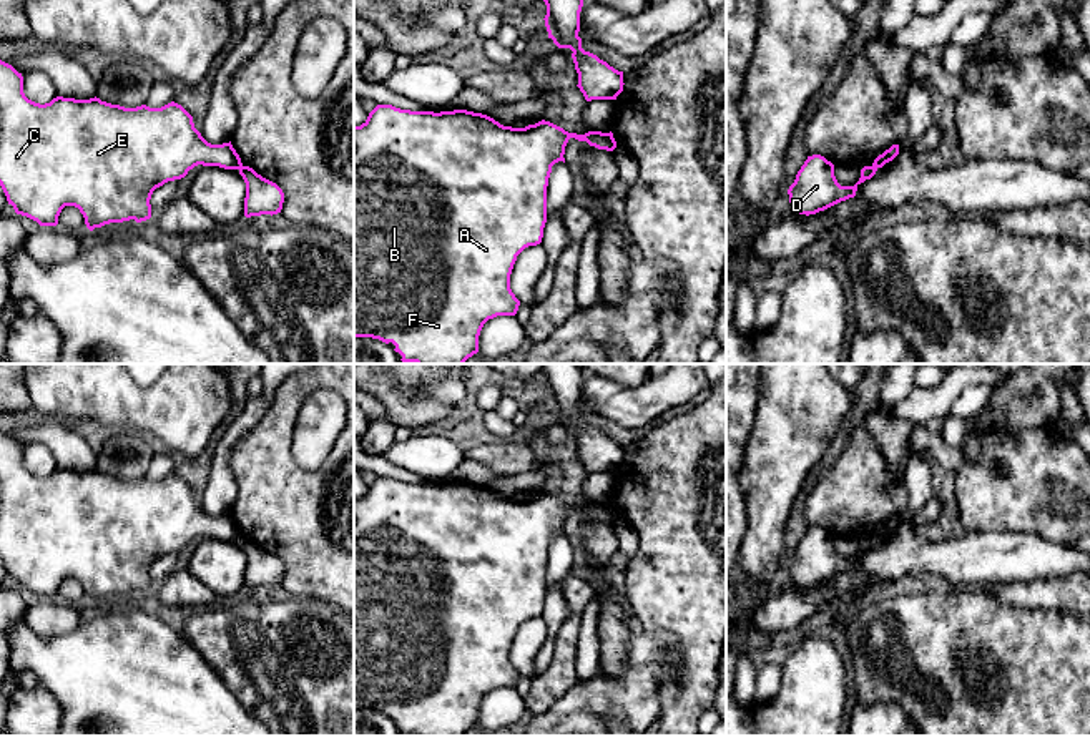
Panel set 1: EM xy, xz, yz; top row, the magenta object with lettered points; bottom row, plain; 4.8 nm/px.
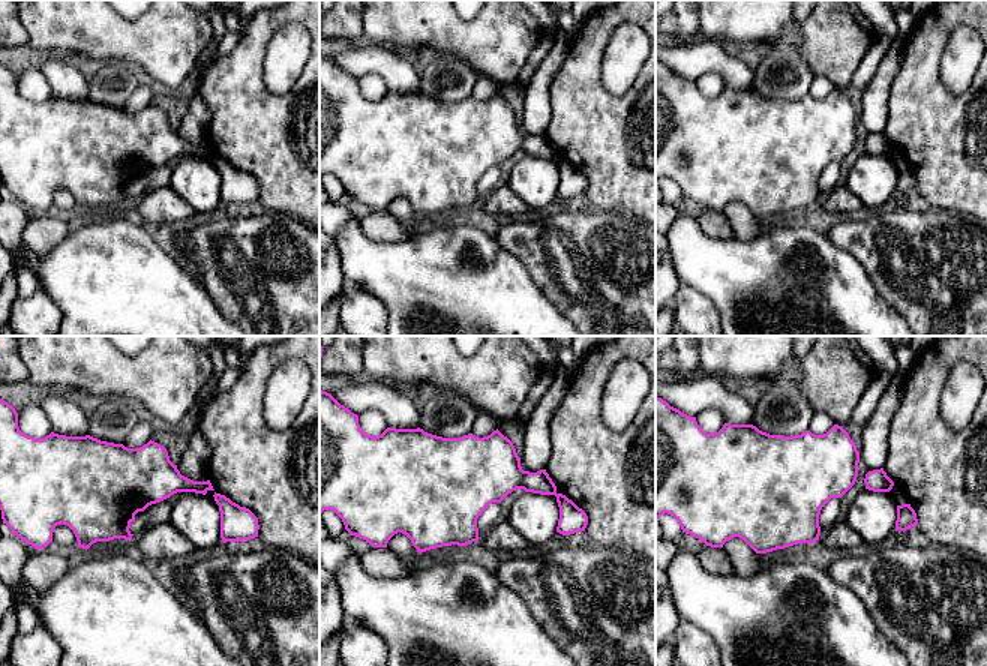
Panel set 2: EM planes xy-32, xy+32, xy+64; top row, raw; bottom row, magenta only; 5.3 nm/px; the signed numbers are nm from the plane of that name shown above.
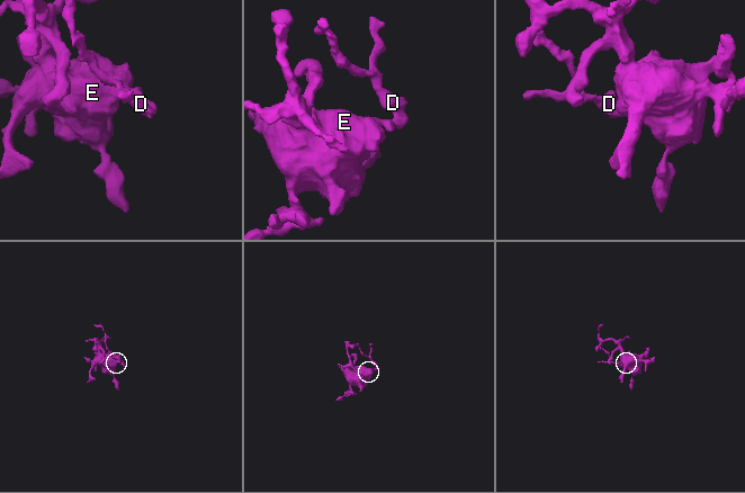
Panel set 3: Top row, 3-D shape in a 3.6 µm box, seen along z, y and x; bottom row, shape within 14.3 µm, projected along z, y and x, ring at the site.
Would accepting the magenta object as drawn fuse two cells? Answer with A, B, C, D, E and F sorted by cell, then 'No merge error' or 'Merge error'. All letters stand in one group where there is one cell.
Groups: A B C E F / D. Merge error

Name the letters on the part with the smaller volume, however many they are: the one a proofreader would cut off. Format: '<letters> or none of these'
D

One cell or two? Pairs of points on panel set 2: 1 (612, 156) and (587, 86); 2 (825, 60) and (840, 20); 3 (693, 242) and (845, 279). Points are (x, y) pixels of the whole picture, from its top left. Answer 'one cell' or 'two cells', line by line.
1: one cell
2: one cell
3: one cell

